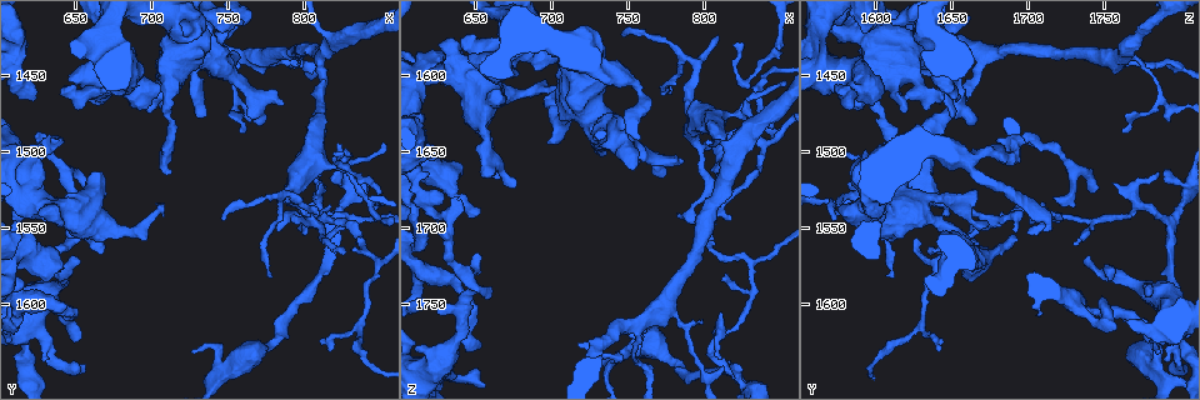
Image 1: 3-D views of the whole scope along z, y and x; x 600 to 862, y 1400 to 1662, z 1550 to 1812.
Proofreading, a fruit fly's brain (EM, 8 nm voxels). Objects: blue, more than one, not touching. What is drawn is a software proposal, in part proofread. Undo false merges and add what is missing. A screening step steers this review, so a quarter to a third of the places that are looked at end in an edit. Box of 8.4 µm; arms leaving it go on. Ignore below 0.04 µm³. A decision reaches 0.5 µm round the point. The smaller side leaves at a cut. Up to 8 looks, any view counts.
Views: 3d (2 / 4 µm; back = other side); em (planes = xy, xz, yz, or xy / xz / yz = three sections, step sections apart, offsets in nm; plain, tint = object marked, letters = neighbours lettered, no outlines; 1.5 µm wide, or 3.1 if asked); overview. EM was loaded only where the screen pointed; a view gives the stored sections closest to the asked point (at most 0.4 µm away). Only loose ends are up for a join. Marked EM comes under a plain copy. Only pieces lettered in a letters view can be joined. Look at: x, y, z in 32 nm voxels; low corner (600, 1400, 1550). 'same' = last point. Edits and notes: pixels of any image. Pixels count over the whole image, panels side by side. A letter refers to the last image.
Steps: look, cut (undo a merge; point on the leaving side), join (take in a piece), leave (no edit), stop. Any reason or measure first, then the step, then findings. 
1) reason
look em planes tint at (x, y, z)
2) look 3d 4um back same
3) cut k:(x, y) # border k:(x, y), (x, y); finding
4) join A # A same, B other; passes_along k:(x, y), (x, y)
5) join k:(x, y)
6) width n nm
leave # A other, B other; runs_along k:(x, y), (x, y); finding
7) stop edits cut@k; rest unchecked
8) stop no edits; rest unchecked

free end
look em xz step 4 letters at (728, 1632, 1786)

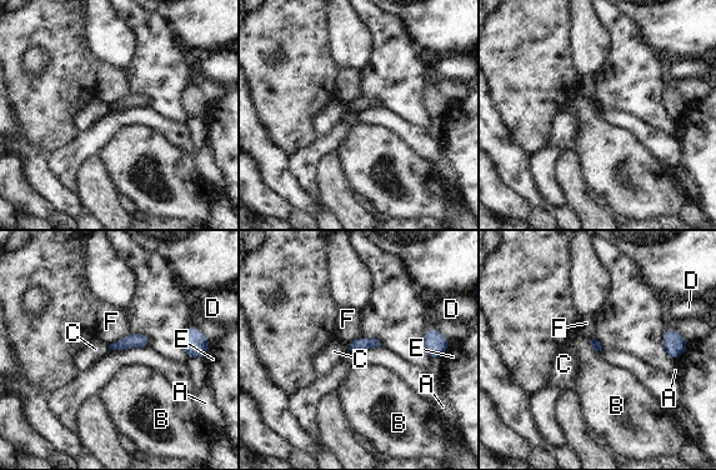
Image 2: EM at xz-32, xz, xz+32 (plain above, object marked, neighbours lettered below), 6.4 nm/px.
leave # A other, B other, C other, D other, E other, F other; border 2:(590, 340), (590, 345), (599, 351); no lettered piece goes on from it

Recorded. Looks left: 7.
abrupt turn
look em planes letters at (826, 1540, 1720)

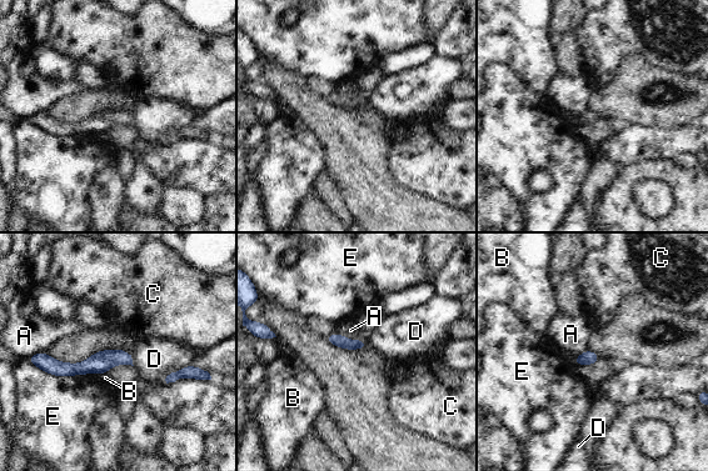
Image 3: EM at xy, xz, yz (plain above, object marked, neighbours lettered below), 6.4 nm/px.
cut 3:(118, 356) # A other, B other, C other, D other, E other; border 3:(89, 357), (108, 360), (115, 364); two neurons meet here

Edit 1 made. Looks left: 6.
stop edits cut@3; rest unchecked

